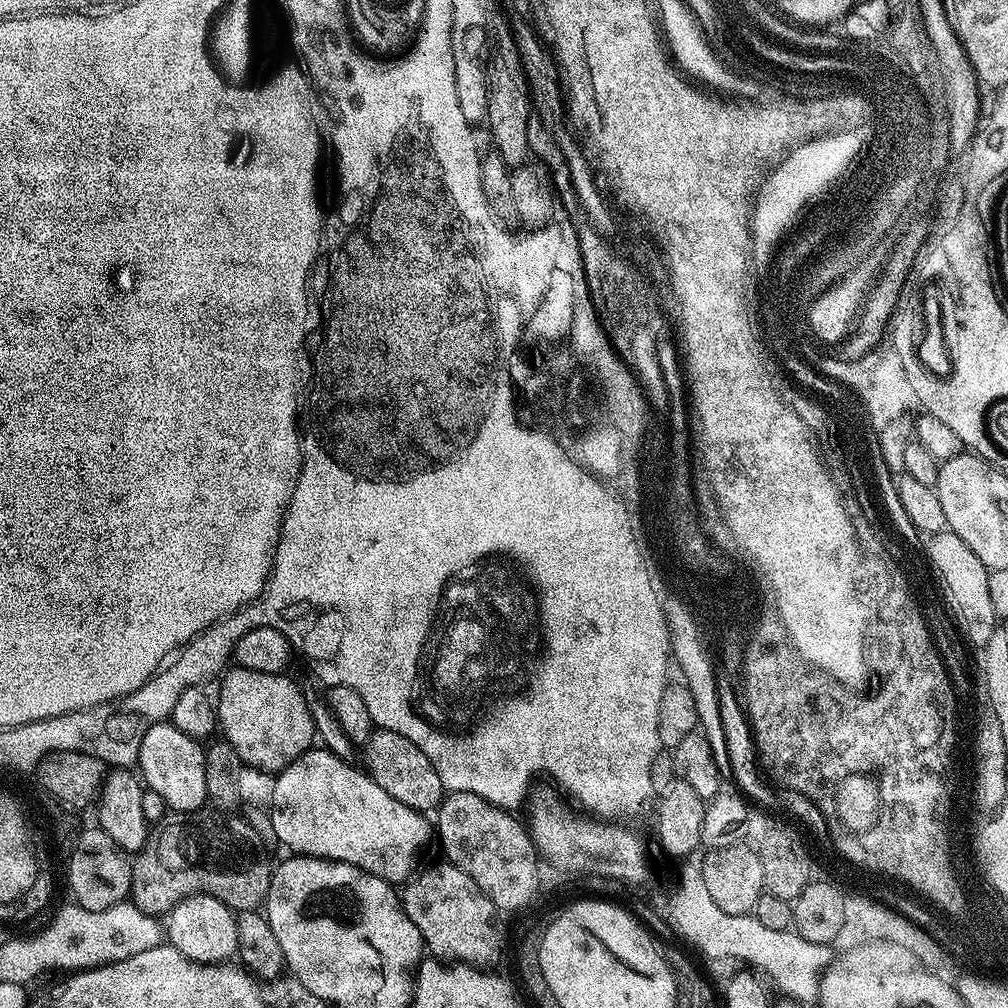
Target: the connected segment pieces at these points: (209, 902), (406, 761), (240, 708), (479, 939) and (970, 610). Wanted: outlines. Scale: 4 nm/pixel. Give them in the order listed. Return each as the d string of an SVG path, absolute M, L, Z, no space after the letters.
M191 896L166 914L166 940L180 955L199 964L223 964L237 955L237 913L213 896Z
M376 728L367 744L363 745L362 752L363 767L368 776L378 782L378 786L382 786L382 790L386 790L390 798L398 798L402 806L410 806L415 812L425 814L440 807L440 801L446 795L444 787L434 766L430 766L430 758L426 758L426 754L422 754L422 750L414 746L414 742L402 738L402 734L394 734L394 730Z
M239 666L229 667L223 673L219 681L220 696L215 697L218 728L244 766L279 774L313 747L318 735L311 718L309 697L290 677L262 674Z
M441 862L433 868L417 871L412 879L403 885L399 893L400 905L406 910L410 922L418 926L418 930L424 939L424 947L435 959L441 962L451 962L454 964L470 964L473 968L481 970L492 966L492 963L500 956L500 928L496 925L498 909L482 890L478 890L478 882L470 878L458 866Z
M947 530L931 533L927 537L926 559L931 571L939 579L940 576L944 579L945 592L943 588L942 596L946 601L947 611L954 621L955 631L961 637L964 635L970 643L977 644L977 649L984 649L990 642L998 623L998 618L994 614L994 601L990 599L990 582L988 581L990 570L982 566L974 550L970 550L970 546L966 546L966 542L958 538L958 534Z

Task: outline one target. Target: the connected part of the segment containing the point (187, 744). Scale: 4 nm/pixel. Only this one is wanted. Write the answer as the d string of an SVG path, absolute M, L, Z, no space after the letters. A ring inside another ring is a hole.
M165 722L146 730L146 738L142 738L140 747L138 772L143 783L162 797L165 809L172 812L199 812L208 800L204 756L201 741L182 734L182 730L175 728L171 722Z

